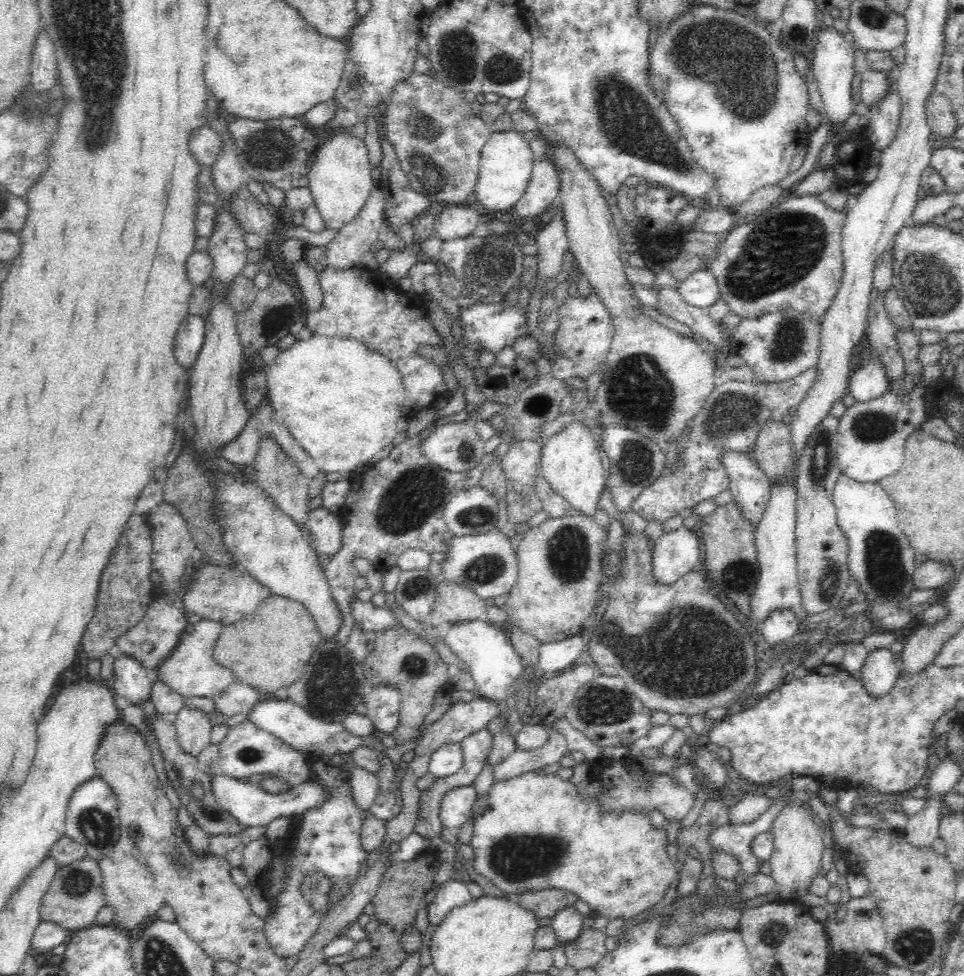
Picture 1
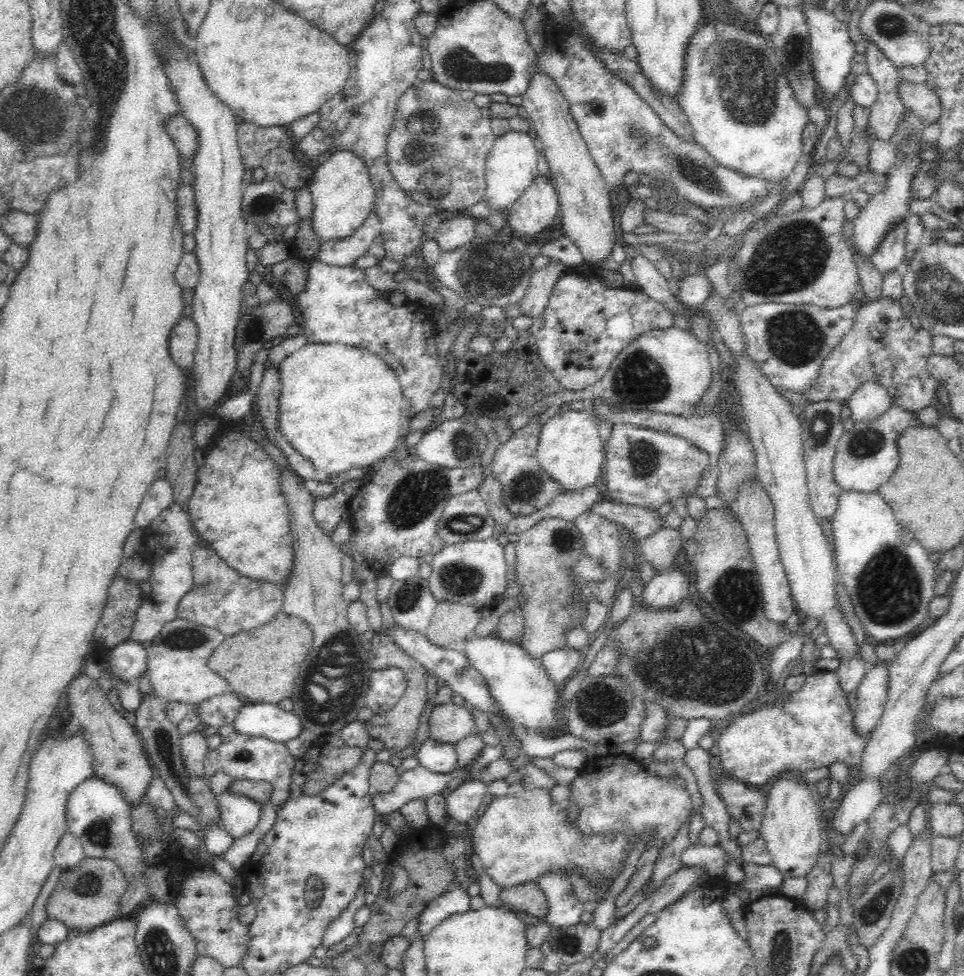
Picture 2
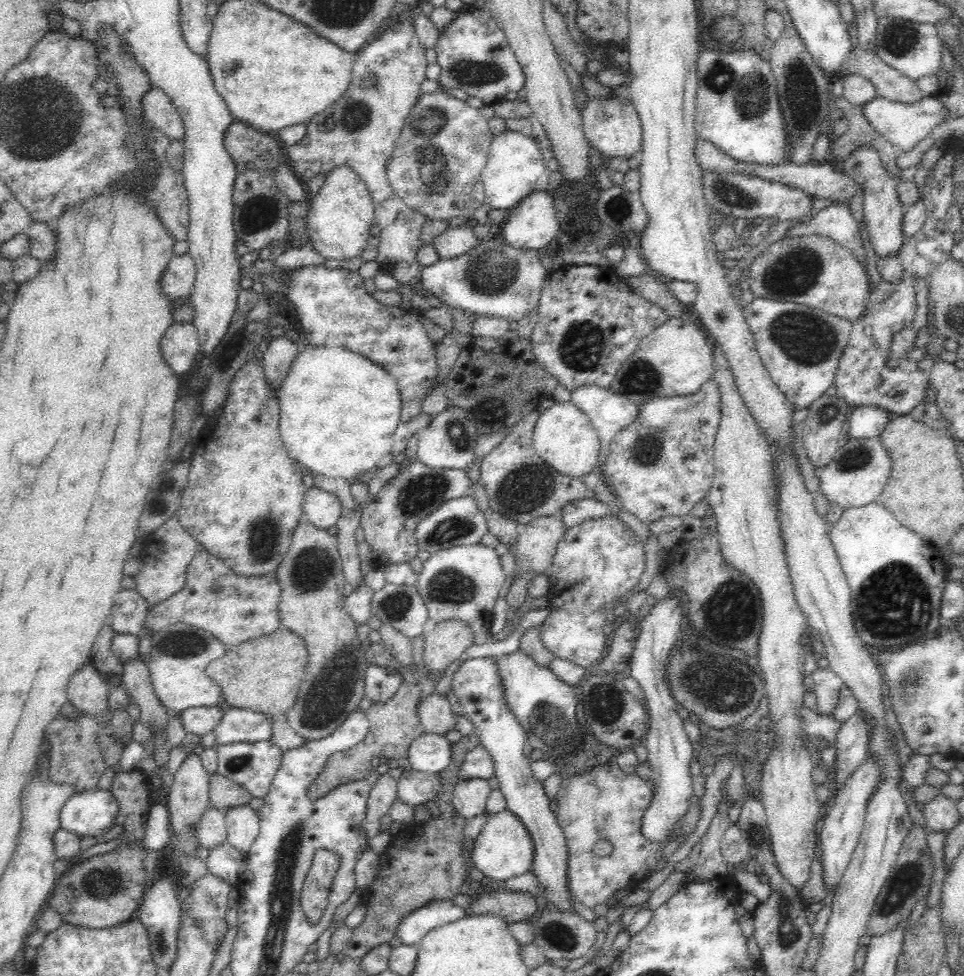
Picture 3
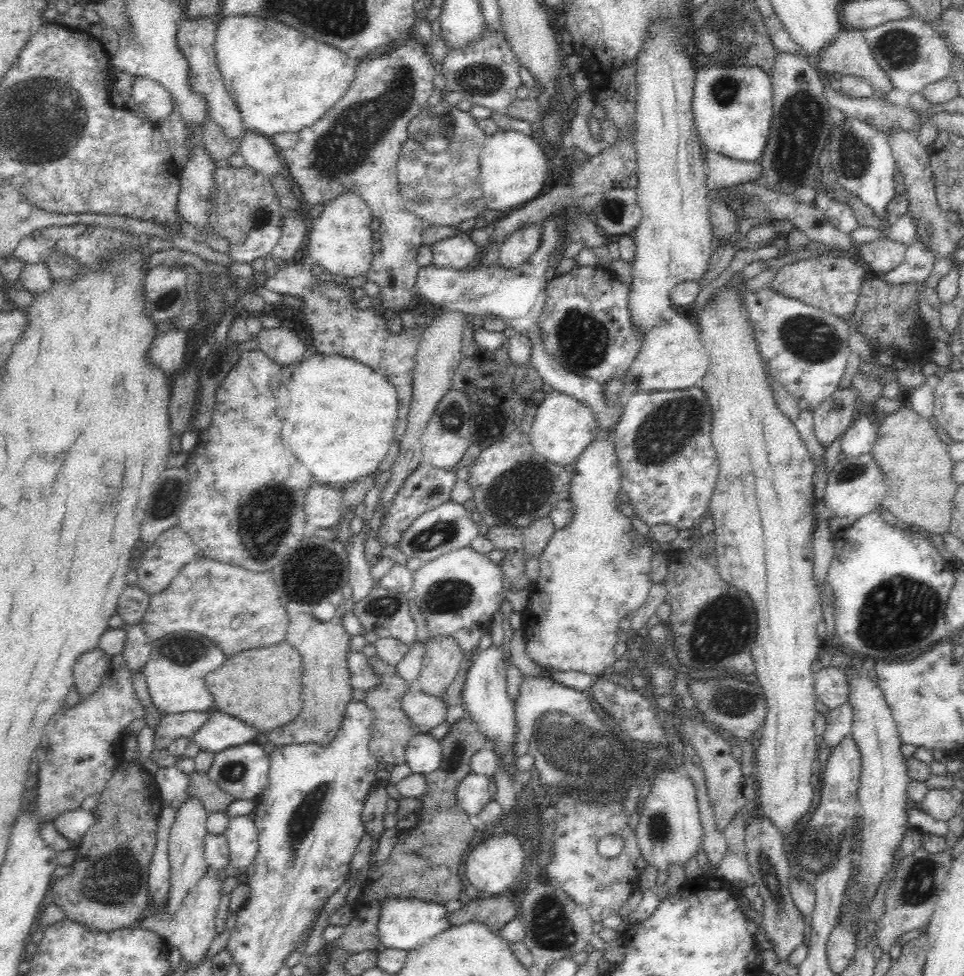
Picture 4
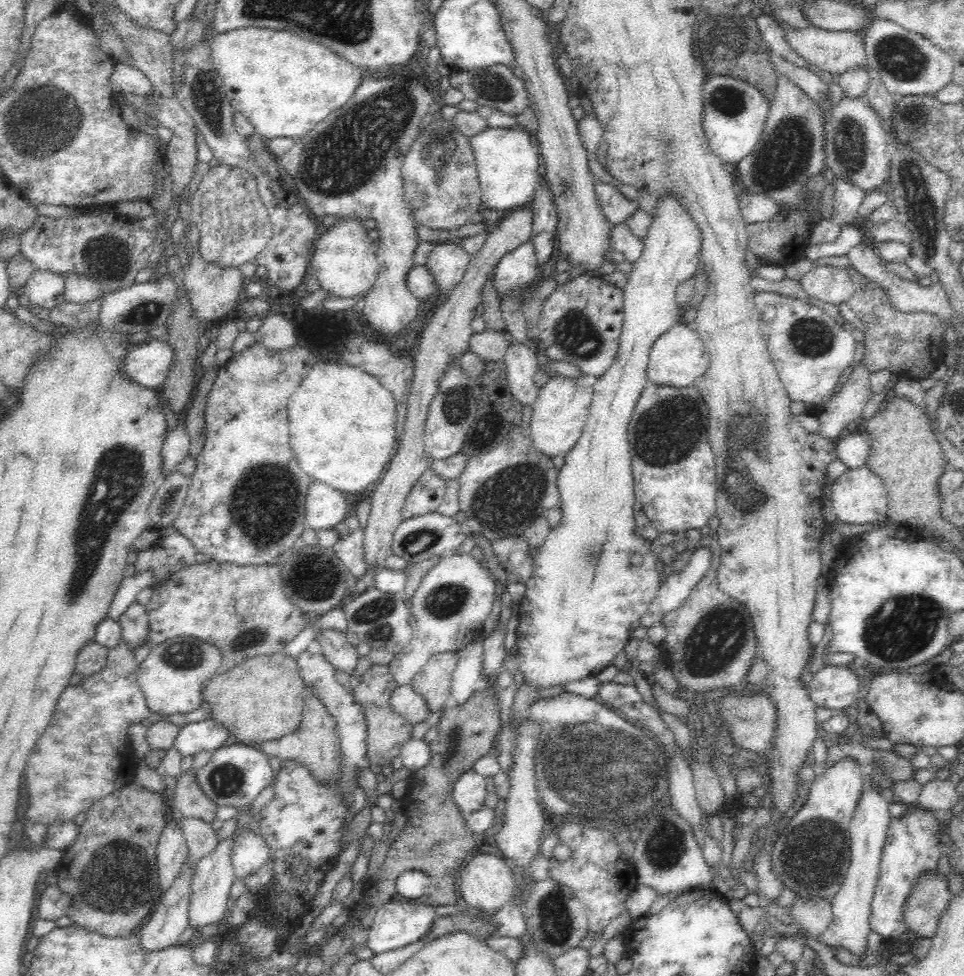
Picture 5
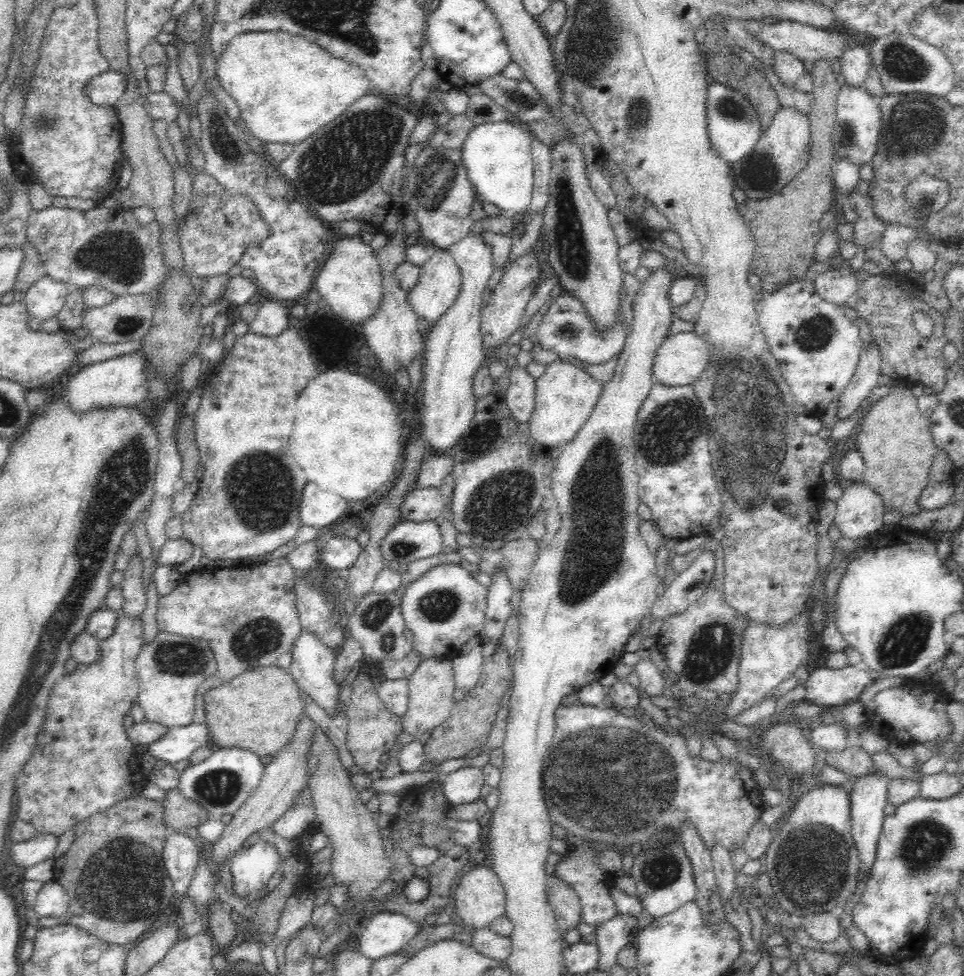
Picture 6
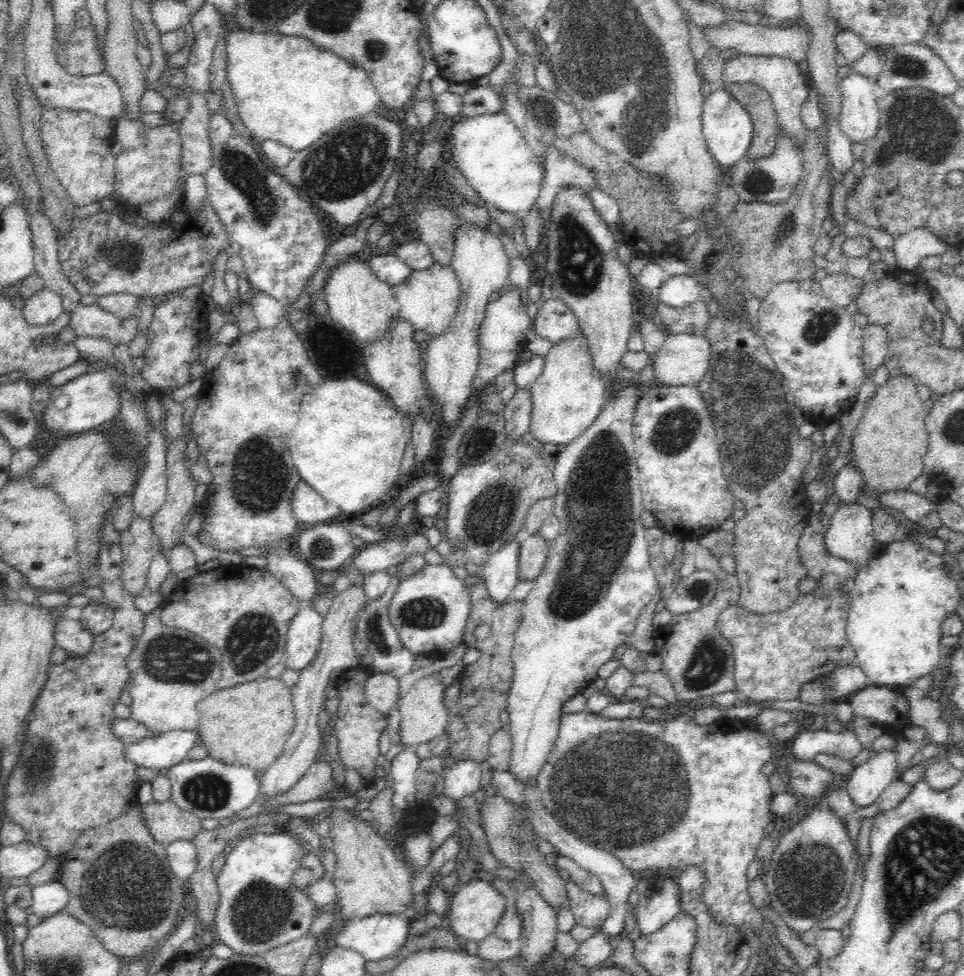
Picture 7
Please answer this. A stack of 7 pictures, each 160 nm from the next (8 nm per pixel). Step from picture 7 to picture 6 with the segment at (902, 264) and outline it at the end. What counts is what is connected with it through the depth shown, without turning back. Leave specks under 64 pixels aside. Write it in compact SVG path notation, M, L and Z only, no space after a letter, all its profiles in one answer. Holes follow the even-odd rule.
M890 223L886 226L878 248L881 249L886 258L896 262L906 257L908 243L914 239L923 242L923 238L917 234L917 230L914 228Z

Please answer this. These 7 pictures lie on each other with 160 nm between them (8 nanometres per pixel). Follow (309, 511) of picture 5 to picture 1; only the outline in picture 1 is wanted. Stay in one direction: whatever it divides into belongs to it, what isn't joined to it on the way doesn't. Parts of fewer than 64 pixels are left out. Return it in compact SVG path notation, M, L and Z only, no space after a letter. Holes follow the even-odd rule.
M320 506L310 512L306 524L311 546L322 554L334 556L342 544L343 527L338 514Z

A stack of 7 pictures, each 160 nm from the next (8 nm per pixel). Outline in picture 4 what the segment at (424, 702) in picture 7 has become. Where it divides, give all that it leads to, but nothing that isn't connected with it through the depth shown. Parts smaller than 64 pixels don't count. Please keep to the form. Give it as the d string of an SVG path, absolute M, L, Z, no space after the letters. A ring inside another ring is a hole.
M454 638L432 639L426 645L423 666L417 678L420 690L430 696L444 696L463 660L465 655Z

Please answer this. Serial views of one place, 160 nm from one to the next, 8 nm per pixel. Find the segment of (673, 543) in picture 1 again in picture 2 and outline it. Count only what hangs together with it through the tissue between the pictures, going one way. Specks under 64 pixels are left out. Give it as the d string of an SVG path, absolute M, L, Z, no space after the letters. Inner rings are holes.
M670 567L663 573L656 573L643 588L640 601L646 609L673 609L688 596L688 576L678 568Z

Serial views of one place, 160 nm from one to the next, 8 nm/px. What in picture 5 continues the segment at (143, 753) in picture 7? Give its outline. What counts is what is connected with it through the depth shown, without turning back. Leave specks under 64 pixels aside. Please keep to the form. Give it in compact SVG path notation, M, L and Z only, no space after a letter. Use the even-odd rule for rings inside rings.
M211 717L180 727L172 747L182 756L190 756L202 750L213 752L229 742L228 729Z

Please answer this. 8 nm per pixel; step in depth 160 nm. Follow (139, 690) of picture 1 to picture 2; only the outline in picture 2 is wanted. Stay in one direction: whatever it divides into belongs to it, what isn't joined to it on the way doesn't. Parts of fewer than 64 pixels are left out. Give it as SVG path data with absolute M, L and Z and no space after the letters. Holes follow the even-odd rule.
M132 638L116 644L106 660L111 674L117 676L119 680L139 678L146 671L146 662L145 644Z

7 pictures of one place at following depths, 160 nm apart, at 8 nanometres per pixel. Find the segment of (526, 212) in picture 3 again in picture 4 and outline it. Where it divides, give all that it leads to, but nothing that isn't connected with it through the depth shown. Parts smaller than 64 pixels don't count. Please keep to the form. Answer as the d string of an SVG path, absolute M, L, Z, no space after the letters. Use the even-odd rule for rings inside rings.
M540 223L518 229L499 246L499 264L504 269L522 266L540 246Z

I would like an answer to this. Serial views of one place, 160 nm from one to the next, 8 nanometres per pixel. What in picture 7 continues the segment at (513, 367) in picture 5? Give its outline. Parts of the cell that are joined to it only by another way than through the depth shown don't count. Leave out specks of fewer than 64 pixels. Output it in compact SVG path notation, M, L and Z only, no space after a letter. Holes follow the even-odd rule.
M517 390L514 398L505 406L505 434L507 443L518 442L529 433L532 413L531 393L529 390Z

